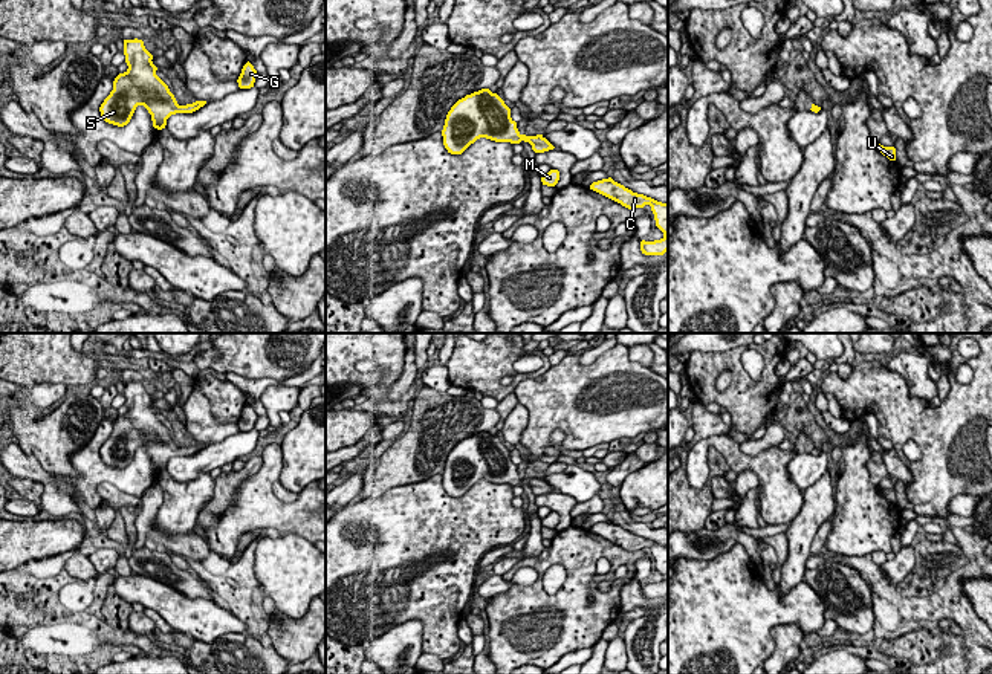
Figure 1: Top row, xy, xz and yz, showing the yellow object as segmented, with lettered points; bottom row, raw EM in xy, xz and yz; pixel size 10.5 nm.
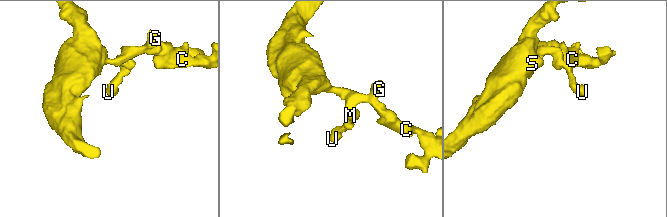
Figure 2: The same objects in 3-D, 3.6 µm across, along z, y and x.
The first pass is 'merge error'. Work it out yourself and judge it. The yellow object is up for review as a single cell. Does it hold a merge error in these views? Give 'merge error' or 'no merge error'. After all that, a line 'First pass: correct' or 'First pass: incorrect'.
no merge error
First pass: incorrect

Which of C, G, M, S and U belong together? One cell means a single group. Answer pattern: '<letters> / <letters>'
C G M S U

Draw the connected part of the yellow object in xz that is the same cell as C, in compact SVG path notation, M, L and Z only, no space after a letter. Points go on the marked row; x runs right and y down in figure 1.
M611 177L593 182L590 190L621 203L628 209L651 206L656 226L663 232L660 240L640 241L640 251L645 255L663 255L668 251L668 203L657 202L644 194L633 193L624 185L614 182Z

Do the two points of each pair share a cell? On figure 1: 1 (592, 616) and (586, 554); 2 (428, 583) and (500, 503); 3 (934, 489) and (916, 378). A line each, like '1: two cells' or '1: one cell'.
1: one cell
2: one cell
3: two cells

